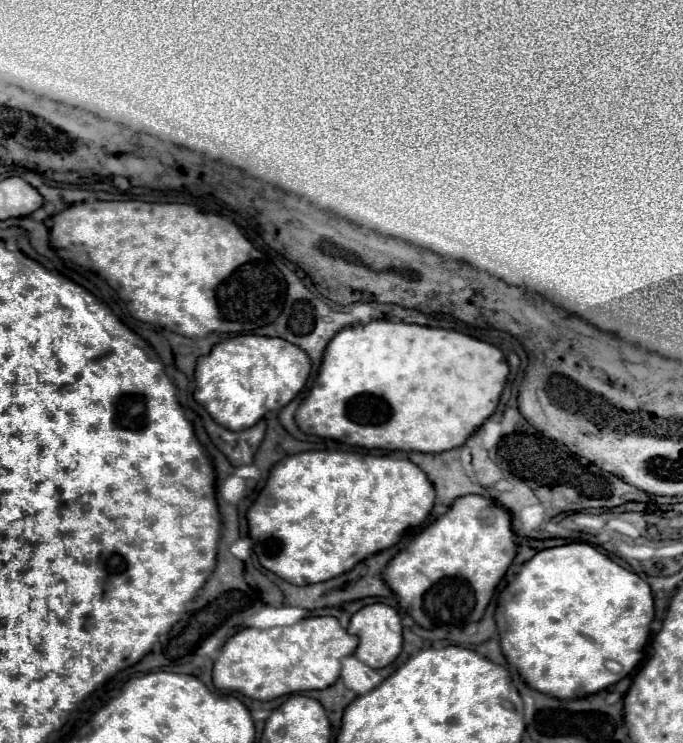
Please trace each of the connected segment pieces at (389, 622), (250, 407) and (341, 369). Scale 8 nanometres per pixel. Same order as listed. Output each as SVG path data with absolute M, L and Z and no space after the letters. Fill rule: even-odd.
M371 604L371 606L365 606L359 612L355 612L351 622L349 622L347 632L359 636L359 646L355 650L355 658L365 662L371 668L389 666L402 650L403 628L401 628L401 618L391 606L385 606L385 604Z
M239 334L215 344L207 356L199 356L193 398L217 424L229 430L245 430L255 426L267 412L287 406L305 386L309 372L311 360L299 346L283 338Z
M373 320L365 326L347 326L343 330L339 330L333 336L333 342L329 342L329 346L325 348L323 354L323 362L319 368L319 376L313 384L313 388L309 390L309 396L301 402L301 406L297 408L295 420L297 426L305 432L305 434L313 434L313 436L321 436L321 438L333 438L339 442L345 442L349 446L363 446L363 448L385 448L385 450L417 450L417 452L445 452L457 446L463 446L465 440L495 412L497 404L499 404L499 396L503 392L505 380L509 374L509 364L507 358L503 360L503 352L493 346L487 344L483 340L471 338L467 334L455 332L455 330L443 330L443 328L429 328L418 324L405 324L405 322L389 322L389 320Z

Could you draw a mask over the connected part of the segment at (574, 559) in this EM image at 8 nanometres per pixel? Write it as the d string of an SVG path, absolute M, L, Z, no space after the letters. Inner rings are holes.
M569 542L563 546L555 546L555 548L545 548L541 552L537 552L531 560L527 560L519 574L515 576L515 580L503 590L499 604L497 604L497 612L495 612L495 620L497 620L497 628L501 634L501 650L507 658L509 664L513 664L519 674L523 676L523 680L533 688L539 690L543 694L551 694L555 698L579 698L579 696L589 696L589 694L597 694L613 684L617 684L621 678L625 678L627 674L631 674L639 664L646 661L647 653L645 646L651 646L652 642L648 642L650 636L651 620L653 620L653 596L651 596L651 588L645 580L641 580L635 572L625 570L623 566L619 566L617 562L613 562L607 554L599 552L595 546L587 544L587 542Z

